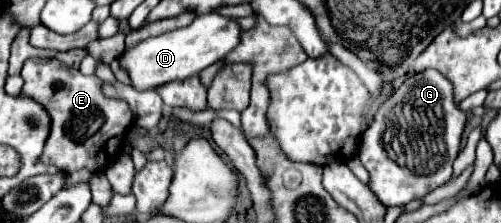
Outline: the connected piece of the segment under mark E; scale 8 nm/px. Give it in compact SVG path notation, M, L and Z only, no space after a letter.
M30 58L22 68L26 88L22 94L40 102L52 116L50 138L44 146L40 161L54 165L62 172L74 172L80 168L104 170L114 158L122 138L132 124L132 112L124 100L114 100L102 94L102 80L98 76L84 76L58 60Z

